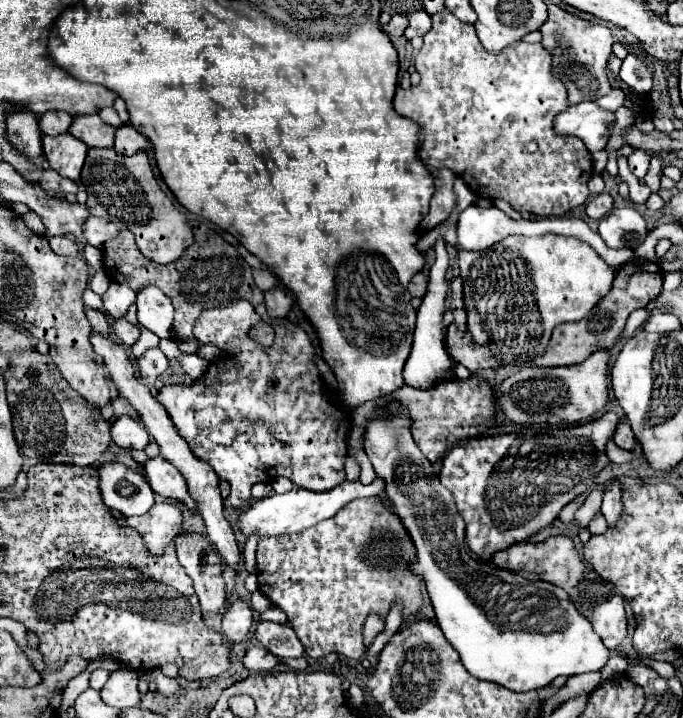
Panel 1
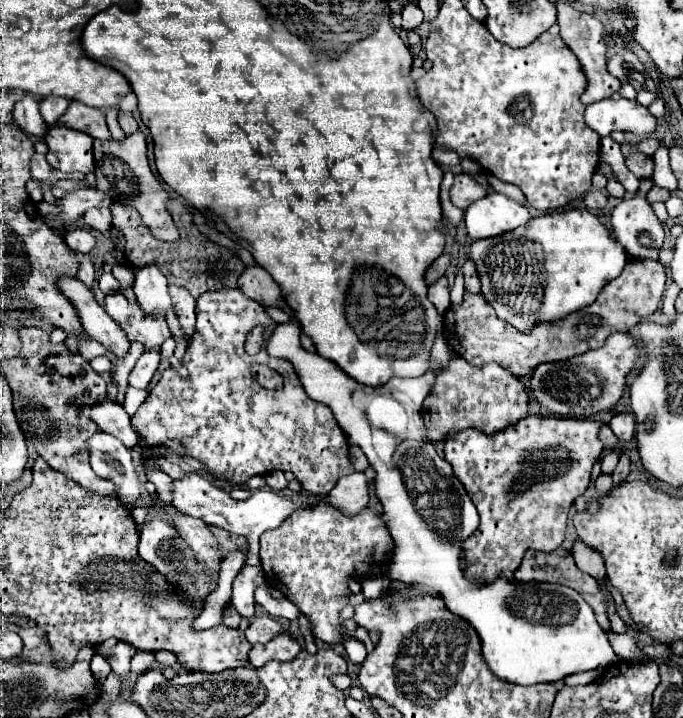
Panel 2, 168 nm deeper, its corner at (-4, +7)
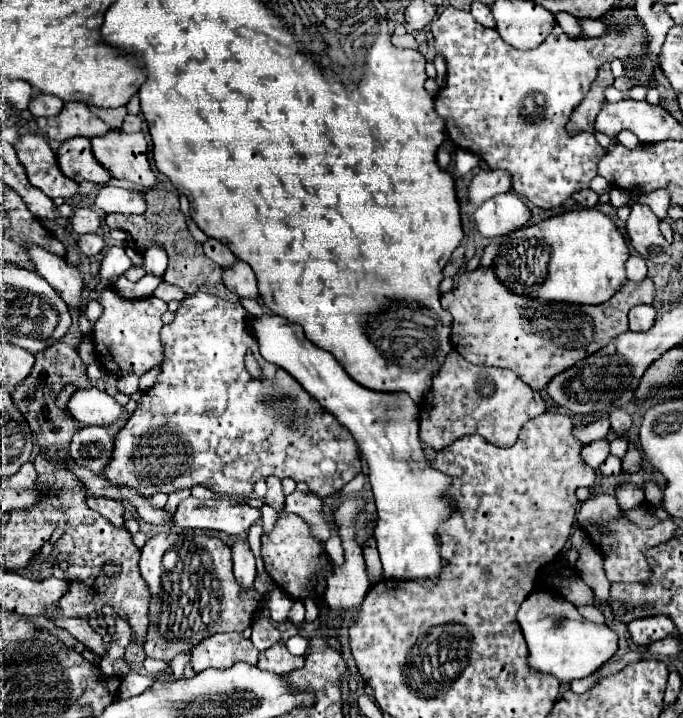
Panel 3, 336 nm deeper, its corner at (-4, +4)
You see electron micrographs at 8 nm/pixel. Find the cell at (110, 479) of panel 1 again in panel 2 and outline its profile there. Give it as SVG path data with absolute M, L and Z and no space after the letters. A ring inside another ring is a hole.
M97 433L89 439L91 467L95 475L115 485L123 505L135 507L141 497L141 479L133 465L131 451L107 433Z

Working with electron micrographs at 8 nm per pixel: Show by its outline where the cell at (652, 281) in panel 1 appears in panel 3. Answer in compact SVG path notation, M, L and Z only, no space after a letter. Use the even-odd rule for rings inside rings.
M479 266L459 276L457 286L441 296L441 306L455 318L451 342L465 360L509 368L533 390L543 390L553 376L597 352L611 338L627 332L627 312L637 304L651 304L653 296L655 286L645 278L645 282L627 282L621 292L601 306L545 302L511 292L497 278L493 266Z

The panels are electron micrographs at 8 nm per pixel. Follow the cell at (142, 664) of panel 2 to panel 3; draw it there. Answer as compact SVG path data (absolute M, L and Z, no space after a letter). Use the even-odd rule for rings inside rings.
M155 534L147 540L147 544L141 548L141 560L139 560L141 576L149 586L151 592L151 604L149 604L149 628L145 638L145 652L149 658L163 660L171 668L171 660L181 652L191 652L201 640L217 634L217 632L243 632L253 624L255 612L261 608L263 596L255 592L255 588L241 588L239 582L233 576L233 560L231 560L231 548L219 540L219 536L213 534ZM167 552L175 552L177 560L175 566L169 570L163 562L163 556Z

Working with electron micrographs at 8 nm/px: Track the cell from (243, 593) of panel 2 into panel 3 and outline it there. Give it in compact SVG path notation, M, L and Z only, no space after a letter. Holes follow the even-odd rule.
M239 540L233 544L233 570L235 578L243 588L251 588L255 580L255 556L247 542Z

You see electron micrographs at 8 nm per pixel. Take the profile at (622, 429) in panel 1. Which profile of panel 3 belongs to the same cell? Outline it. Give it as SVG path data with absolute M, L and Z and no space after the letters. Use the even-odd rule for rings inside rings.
M617 408L617 410L613 410L609 414L609 418L611 418L611 428L613 428L615 434L625 436L629 432L629 428L631 428L631 416L625 410Z

